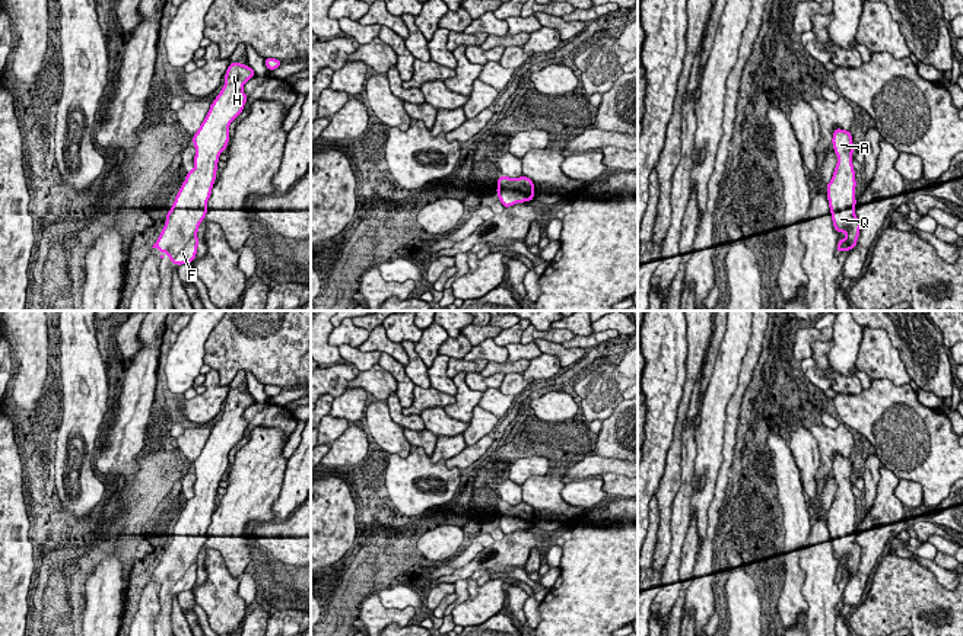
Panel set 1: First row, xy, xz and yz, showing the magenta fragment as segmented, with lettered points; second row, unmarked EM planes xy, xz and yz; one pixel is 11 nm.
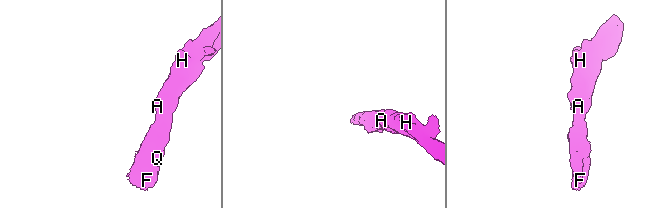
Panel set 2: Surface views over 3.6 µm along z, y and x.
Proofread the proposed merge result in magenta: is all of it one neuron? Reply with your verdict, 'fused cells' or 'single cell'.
single cell

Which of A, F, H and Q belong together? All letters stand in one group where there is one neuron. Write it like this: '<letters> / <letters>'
A F H Q

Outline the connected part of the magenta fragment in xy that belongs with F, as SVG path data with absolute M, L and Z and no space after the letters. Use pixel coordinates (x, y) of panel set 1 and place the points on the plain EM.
M238 388L231 389L225 400L225 411L212 429L209 439L193 462L196 474L194 495L166 541L165 553L152 575L158 575L160 585L165 578L178 594L193 589L198 575L198 553L207 541L207 528L216 508L217 489L229 470L229 452L244 438L248 423L244 411L255 398Z

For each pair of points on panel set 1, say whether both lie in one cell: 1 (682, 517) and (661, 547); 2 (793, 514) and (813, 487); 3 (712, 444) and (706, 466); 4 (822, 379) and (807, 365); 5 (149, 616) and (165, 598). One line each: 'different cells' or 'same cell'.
1: different cells
2: different cells
3: same cell
4: same cell
5: different cells

